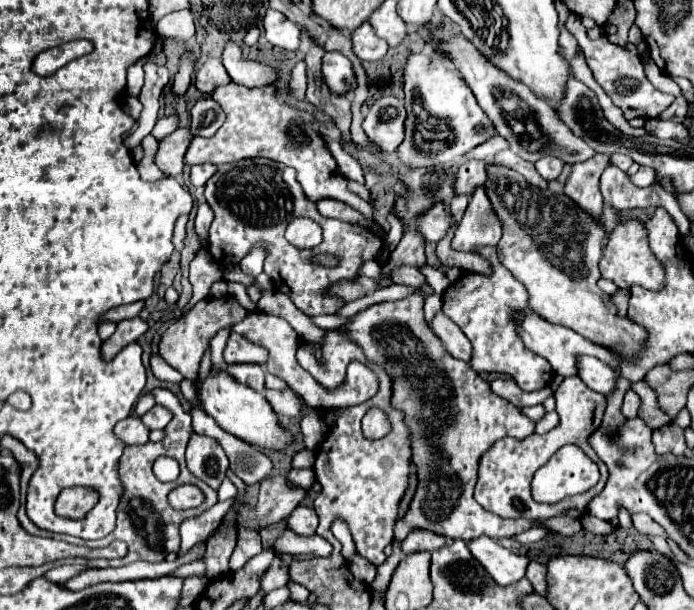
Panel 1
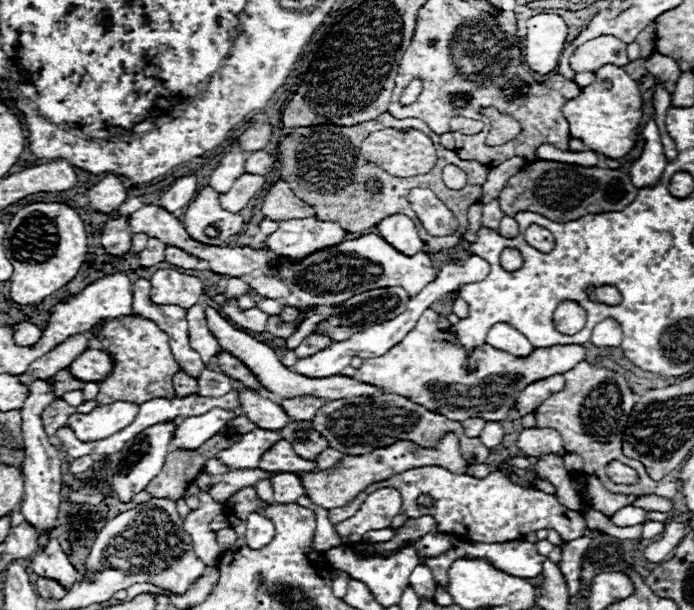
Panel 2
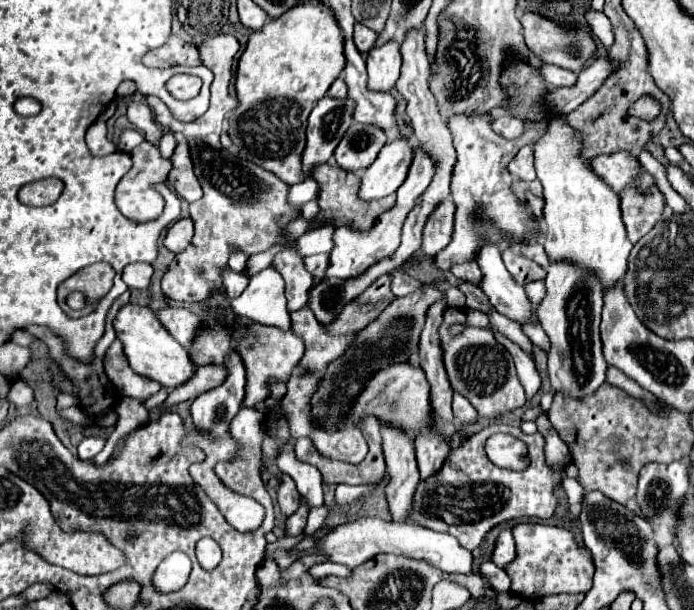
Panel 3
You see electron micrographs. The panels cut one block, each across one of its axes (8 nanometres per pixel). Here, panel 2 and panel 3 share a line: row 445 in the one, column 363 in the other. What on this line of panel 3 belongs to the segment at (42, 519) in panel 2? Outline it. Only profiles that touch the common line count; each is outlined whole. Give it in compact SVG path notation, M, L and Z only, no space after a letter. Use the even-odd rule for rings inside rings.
M360 24L354 26L354 44L358 46L358 50L362 54L366 54L374 46L374 42L376 42L376 32L372 32L370 28L360 26Z

